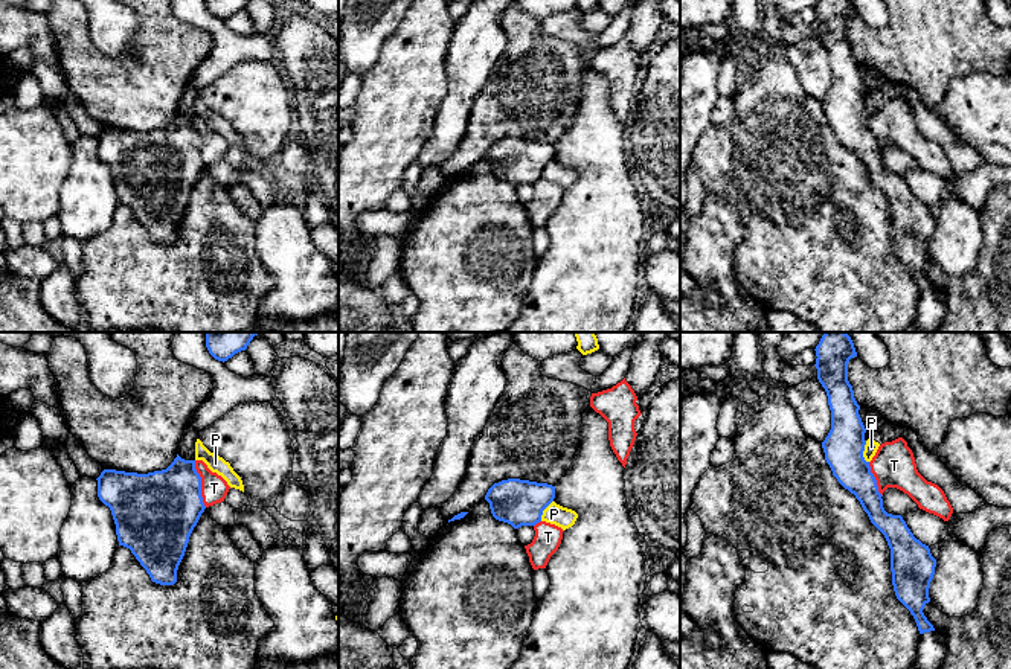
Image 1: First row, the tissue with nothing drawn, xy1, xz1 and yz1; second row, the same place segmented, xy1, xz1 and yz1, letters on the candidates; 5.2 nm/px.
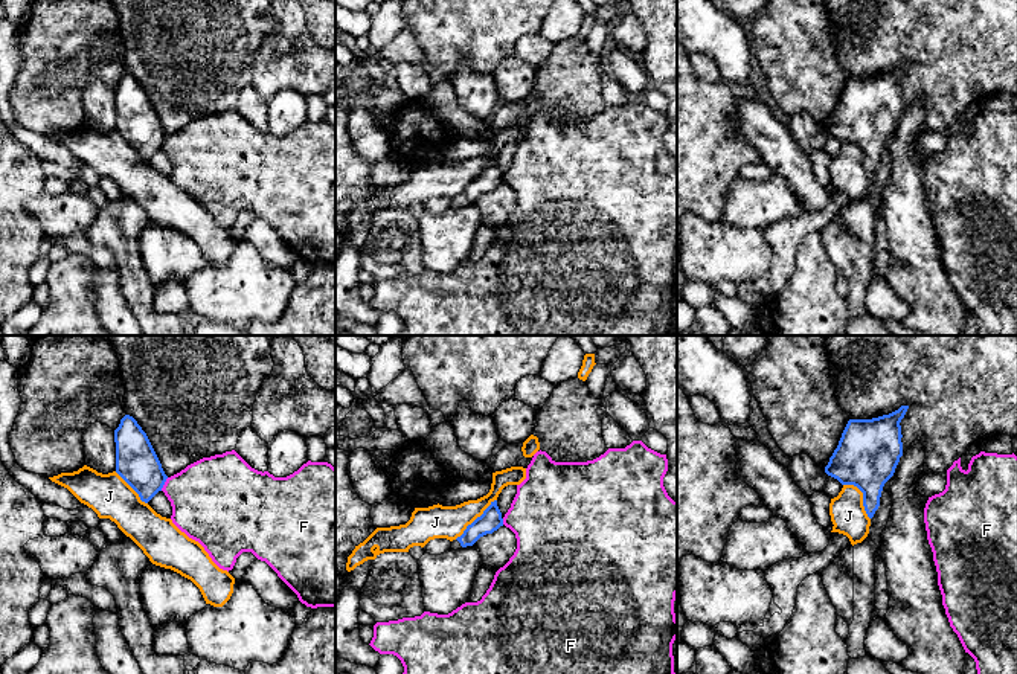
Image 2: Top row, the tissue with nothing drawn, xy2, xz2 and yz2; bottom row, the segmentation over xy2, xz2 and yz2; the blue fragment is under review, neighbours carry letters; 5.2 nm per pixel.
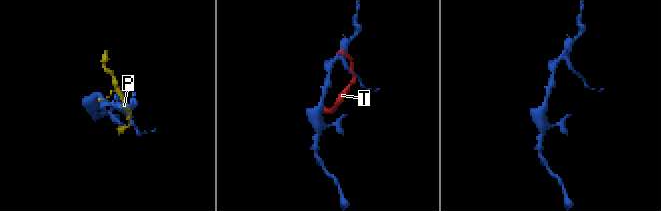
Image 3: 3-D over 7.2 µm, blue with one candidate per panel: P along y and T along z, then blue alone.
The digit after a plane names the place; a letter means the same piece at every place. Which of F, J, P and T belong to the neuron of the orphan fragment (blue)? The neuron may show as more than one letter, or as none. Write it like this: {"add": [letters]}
{"add": []}

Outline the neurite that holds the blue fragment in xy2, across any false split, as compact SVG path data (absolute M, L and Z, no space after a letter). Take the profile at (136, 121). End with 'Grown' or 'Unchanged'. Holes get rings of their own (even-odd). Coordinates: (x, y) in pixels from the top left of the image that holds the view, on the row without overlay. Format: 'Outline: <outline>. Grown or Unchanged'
Outline: M125 73L114 88L116 131L148 162L162 149L168 134L142 85Z. Unchanged

